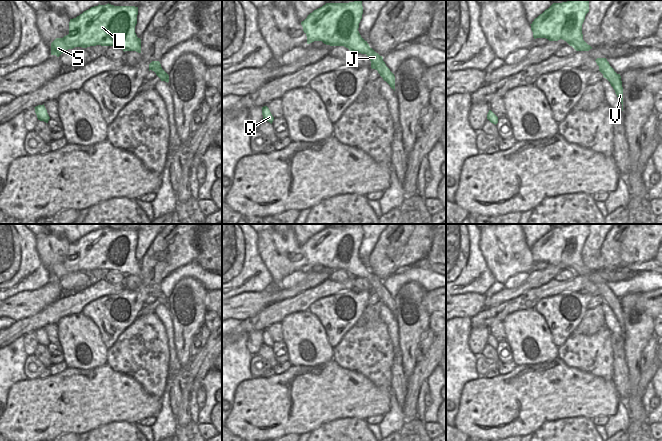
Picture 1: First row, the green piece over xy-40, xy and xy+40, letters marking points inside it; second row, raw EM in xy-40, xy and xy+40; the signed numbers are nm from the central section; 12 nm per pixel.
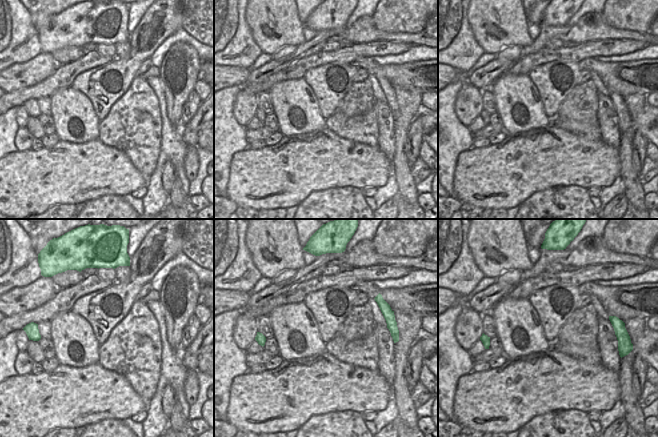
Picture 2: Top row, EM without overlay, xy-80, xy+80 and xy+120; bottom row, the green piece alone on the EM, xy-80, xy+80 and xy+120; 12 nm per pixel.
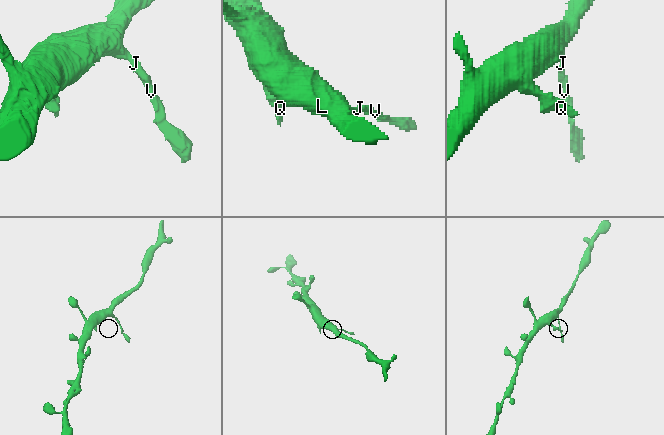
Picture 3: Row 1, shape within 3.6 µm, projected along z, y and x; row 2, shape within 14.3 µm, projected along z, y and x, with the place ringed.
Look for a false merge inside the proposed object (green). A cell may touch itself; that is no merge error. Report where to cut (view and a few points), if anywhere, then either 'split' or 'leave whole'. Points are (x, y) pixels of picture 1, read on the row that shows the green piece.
xy (370, 48), (366, 54) | split

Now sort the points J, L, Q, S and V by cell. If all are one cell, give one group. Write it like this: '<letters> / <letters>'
J V / L Q S

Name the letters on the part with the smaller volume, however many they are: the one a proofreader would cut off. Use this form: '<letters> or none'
J, V

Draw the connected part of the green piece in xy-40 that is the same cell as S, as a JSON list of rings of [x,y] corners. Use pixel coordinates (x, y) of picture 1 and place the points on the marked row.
[[[111,4],[98,5],[84,11],[76,18],[70,19],[69,34],[63,38],[56,38],[51,43],[51,55],[59,57],[64,51],[75,47],[116,46],[125,51],[141,53],[141,39],[135,33],[138,7],[114,6]]]

